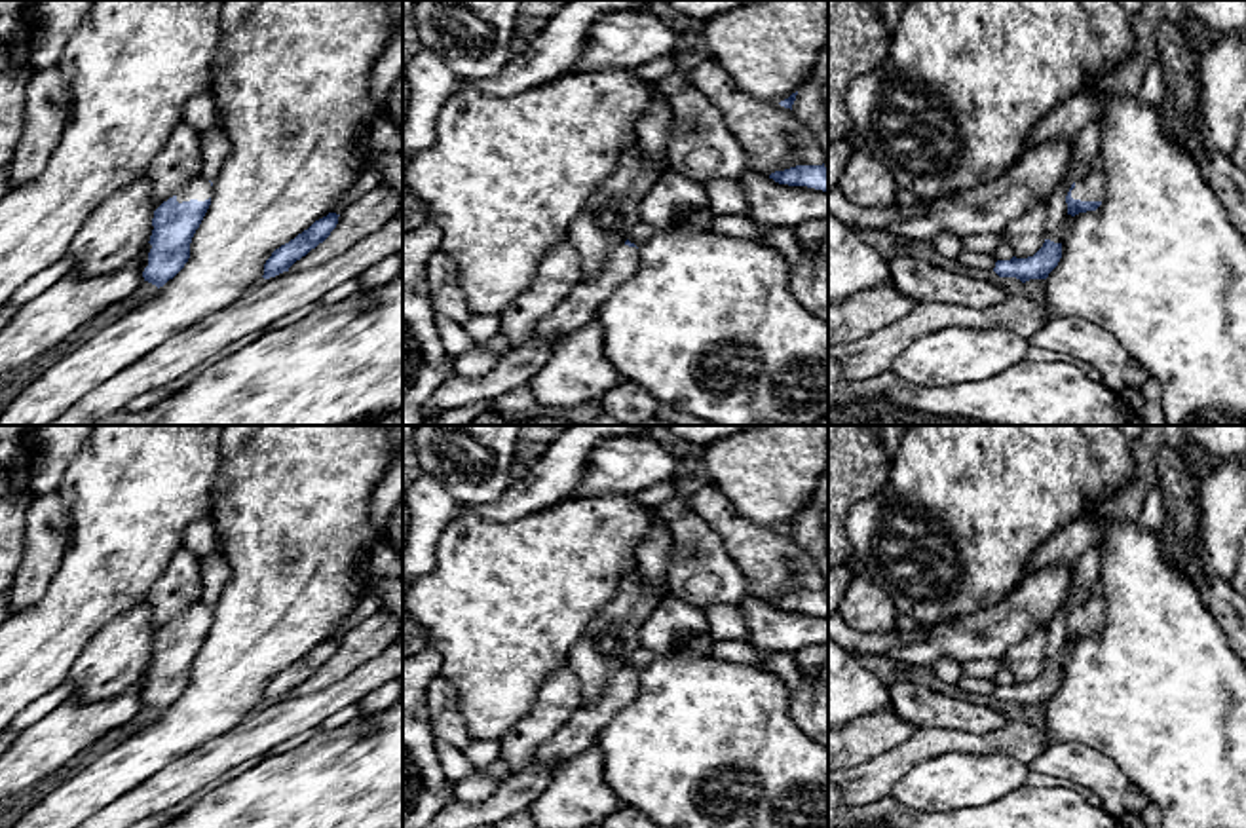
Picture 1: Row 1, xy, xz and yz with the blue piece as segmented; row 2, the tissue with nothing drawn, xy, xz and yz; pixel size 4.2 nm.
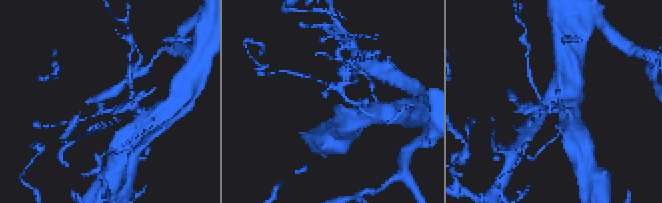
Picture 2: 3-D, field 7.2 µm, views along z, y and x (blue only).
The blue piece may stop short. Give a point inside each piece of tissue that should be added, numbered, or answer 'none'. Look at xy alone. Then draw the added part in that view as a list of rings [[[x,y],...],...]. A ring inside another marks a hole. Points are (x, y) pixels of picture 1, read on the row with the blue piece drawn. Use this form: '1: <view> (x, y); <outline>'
1: xy (200, 188); [[[198,177],[194,179],[190,184],[186,184],[179,194],[177,194],[177,201],[190,201],[190,199],[198,199],[198,201],[205,201],[213,198],[213,186],[205,177]]]

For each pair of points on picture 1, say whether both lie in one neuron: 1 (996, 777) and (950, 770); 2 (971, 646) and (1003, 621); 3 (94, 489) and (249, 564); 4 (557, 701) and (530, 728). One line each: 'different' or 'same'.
1: same
2: same
3: different
4: same

